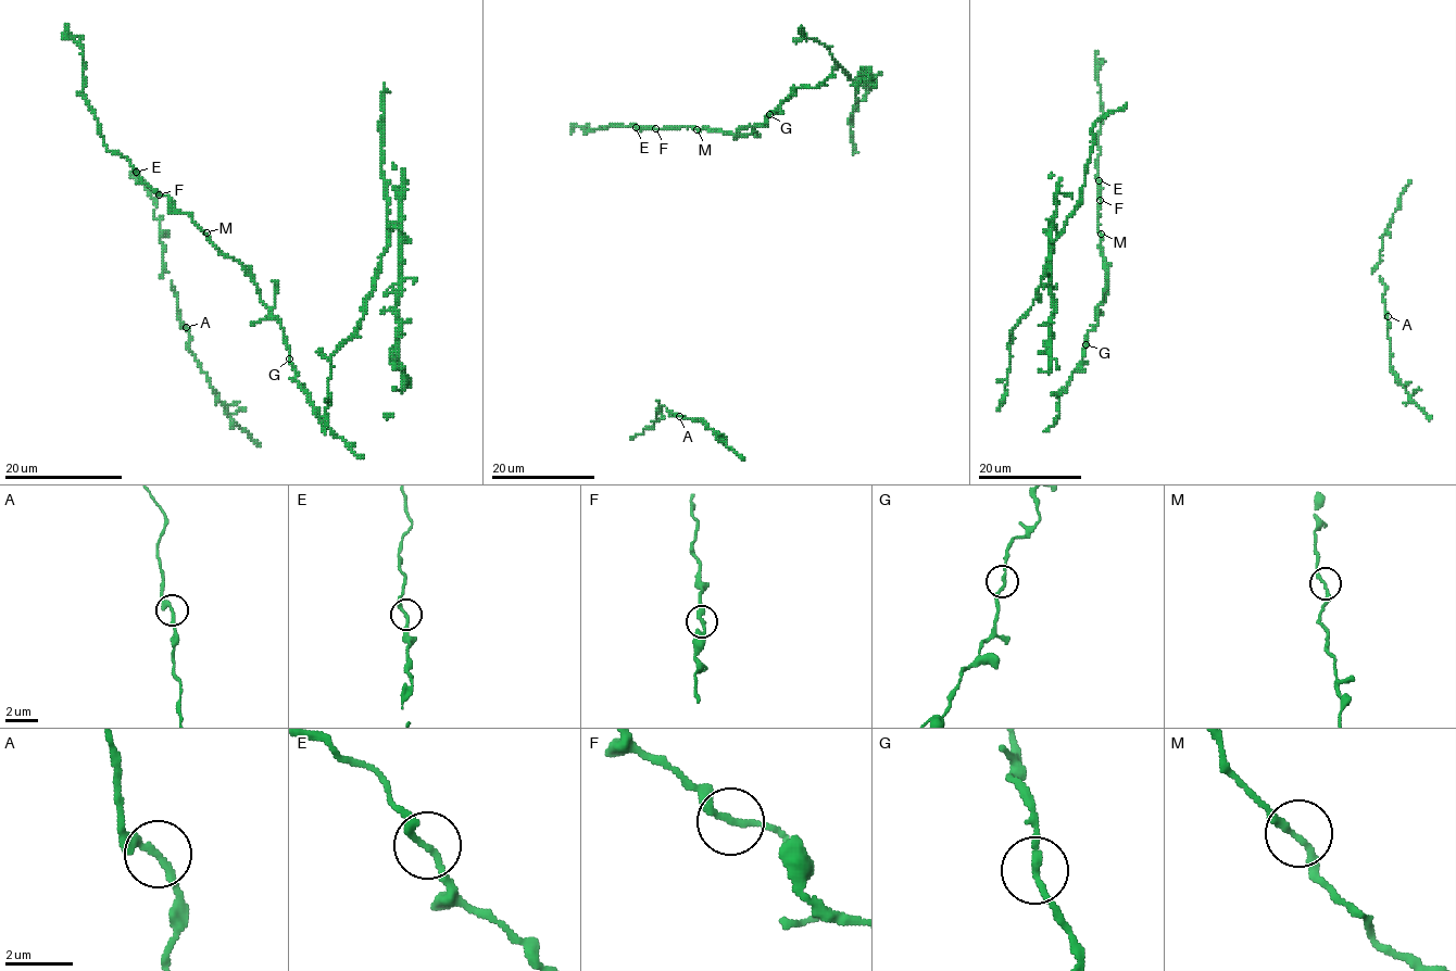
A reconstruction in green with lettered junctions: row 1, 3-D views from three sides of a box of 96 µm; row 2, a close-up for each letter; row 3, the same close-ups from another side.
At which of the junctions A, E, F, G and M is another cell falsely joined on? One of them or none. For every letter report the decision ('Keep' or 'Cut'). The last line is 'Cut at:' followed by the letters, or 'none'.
A: Keep
E: Keep
F: Keep
G: Keep
M: Keep
Cut at: none

